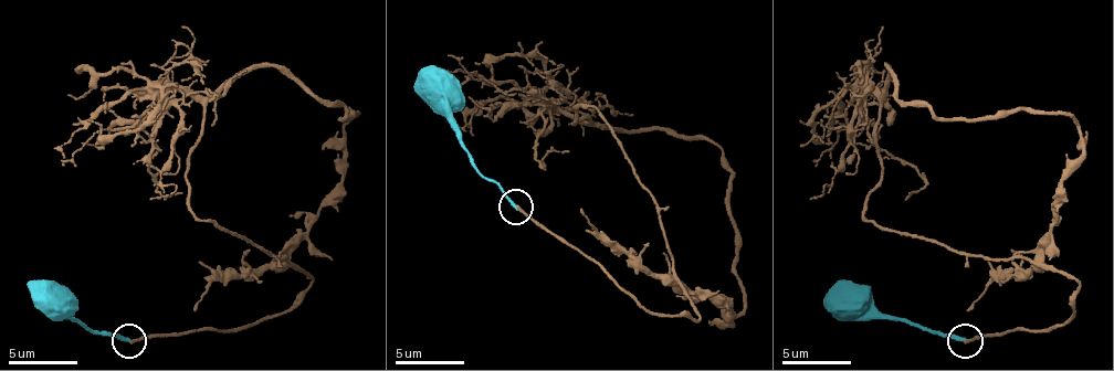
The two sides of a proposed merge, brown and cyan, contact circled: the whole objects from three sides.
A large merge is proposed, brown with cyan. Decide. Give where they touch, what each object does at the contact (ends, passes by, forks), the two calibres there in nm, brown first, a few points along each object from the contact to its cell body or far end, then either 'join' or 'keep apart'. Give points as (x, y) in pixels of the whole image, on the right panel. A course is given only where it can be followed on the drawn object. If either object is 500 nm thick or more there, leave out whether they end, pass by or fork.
place (965, 340); brown ends; cyan ends; calibres 200 and 240 nm; course brown (966, 340), (1062, 326), (1075, 282), (865, 220), (880, 178), (873, 88), (870, 137), (924, 181), (907, 192); course cyan (966, 340), (927, 332), (901, 319), (852, 319), (825, 295); keep apart

